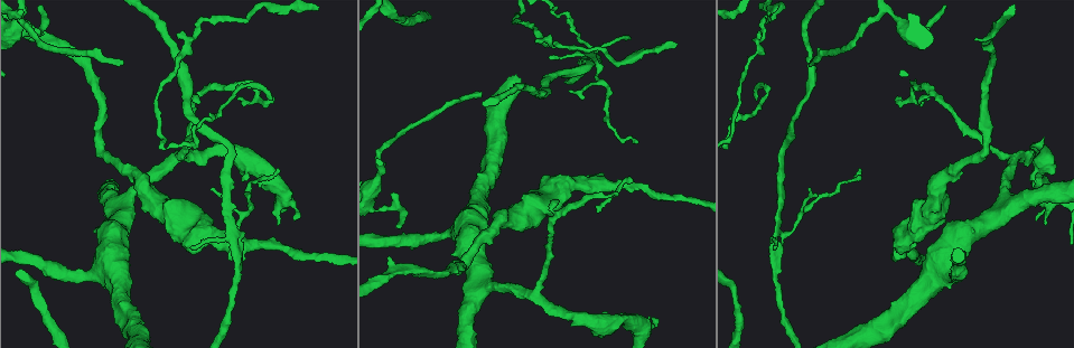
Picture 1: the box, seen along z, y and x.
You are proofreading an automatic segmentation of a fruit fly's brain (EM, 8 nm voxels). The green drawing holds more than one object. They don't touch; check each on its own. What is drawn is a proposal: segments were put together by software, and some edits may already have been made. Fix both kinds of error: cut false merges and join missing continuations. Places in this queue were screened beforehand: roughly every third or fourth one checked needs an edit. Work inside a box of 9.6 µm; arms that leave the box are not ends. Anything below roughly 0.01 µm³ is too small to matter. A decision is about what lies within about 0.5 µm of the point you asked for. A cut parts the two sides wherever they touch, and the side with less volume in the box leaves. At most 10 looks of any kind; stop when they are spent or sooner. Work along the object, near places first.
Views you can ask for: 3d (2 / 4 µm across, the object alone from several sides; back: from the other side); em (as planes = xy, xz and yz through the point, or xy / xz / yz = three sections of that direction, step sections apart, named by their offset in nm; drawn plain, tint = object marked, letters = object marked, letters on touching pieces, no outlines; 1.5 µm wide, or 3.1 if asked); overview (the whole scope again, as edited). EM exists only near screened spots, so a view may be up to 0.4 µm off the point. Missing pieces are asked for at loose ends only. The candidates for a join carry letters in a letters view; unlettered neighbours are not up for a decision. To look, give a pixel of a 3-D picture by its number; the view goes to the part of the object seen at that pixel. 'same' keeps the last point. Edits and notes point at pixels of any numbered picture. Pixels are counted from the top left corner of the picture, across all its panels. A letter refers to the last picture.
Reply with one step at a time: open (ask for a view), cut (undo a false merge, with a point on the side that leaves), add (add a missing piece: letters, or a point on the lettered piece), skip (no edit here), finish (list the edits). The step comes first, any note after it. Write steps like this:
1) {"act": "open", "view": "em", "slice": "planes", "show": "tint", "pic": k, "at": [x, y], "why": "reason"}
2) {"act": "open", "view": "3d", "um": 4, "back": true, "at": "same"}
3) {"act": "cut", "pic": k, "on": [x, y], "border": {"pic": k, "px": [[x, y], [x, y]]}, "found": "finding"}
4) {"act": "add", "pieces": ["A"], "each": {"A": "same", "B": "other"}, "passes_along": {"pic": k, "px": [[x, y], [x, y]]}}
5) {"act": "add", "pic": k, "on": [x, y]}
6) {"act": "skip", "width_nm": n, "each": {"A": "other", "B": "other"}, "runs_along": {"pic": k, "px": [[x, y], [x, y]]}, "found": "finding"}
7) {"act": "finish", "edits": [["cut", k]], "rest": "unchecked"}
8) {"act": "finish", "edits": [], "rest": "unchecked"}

{"act": "open", "view": "em", "slice": "xy", "step": 8, "show": "letters", "pic": 1, "at": [810, 61], "why": "free end"}

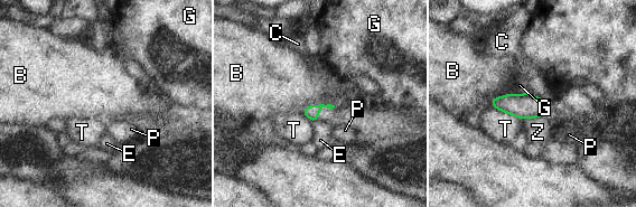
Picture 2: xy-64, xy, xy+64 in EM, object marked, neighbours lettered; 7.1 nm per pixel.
{"act": "open", "view": "em", "slice": "xz", "step": 4, "show": "letters", "at": "same"}

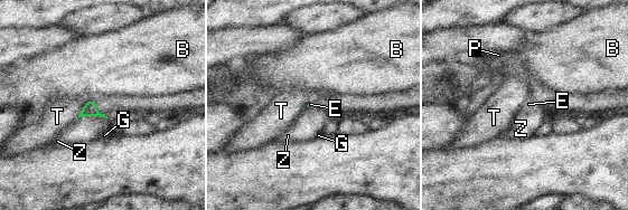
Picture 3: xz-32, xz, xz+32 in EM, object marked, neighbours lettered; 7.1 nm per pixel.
{"act": "skip", "each": {"B": "other", "E": "other", "G": "other", "P": "other", "T": "other", "Z": "other"}, "border": {"pic": 3, "px": [[95, 99], [88, 102]]}, "found": "no lettered piece goes on from it"}

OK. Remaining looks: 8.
{"act": "open", "view": "3d", "um": 2, "pic": 1, "at": [633, 180], "why": "an open end"}

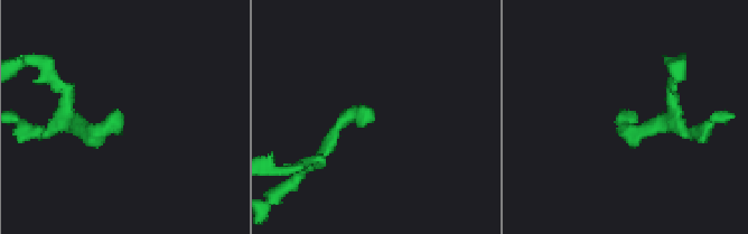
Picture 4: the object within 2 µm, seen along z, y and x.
{"act": "open", "view": "em", "slice": "planes", "show": "letters", "pic": 4, "at": [368, 112], "why": "now the EM"}

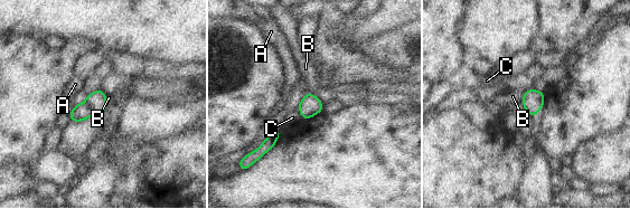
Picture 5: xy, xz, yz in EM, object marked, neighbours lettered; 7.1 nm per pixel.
{"act": "skip", "width_nm": 150, "each": {"A": "other", "B": "other", "C": "other"}, "border": {"pic": 5, "px": [[307, 92], [314, 95], [322, 103]]}, "found": "none of them fits"}

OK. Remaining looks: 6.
{"act": "open", "view": "3d", "um": 2, "pic": 1, "at": [209, 189], "why": "tapers out"}

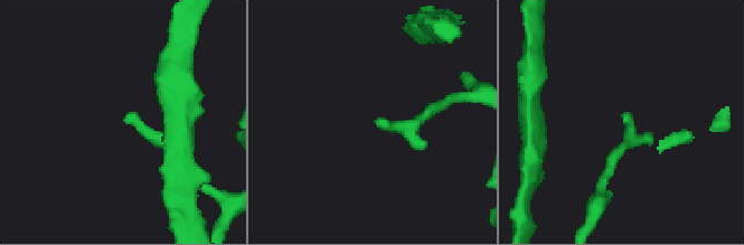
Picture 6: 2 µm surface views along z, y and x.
{"act": "open", "view": "em", "slice": "xz", "step": 8, "show": "letters", "pic": 6, "at": [376, 120], "why": "now the EM"}

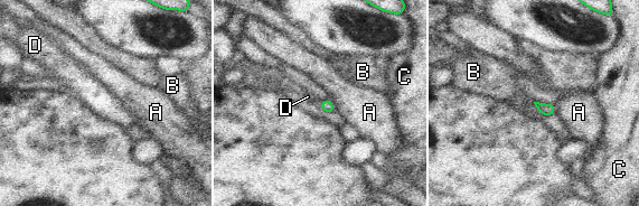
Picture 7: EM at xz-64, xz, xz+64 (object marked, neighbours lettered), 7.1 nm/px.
{"act": "skip", "longest_contact_nm": ["B", 130], "each": {"A": "other", "B": "other", "C": "other", "D": "other"}, "border": {"pic": 7, "px": [[533, 102], [544, 115]]}, "found": "none of them fits"}

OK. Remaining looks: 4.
{"act": "open", "view": "em", "slice": "planes", "show": "letters", "pic": 1, "at": [44, 27]}

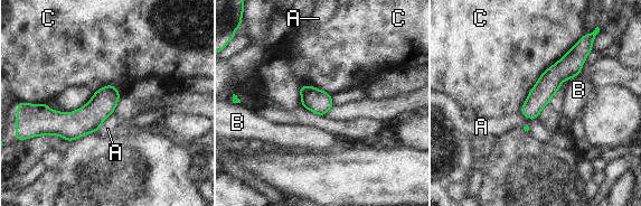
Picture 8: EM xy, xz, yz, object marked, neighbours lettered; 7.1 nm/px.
{"act": "skip", "each": {"A": "other", "B": "other", "C": "other"}, "runs_along": {"pic": 8, "px": [[575, 48], [575, 57], [528, 114]]}, "found": "all the same cell"}

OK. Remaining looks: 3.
{"act": "finish", "edits": [], "rest": "unchecked"}

